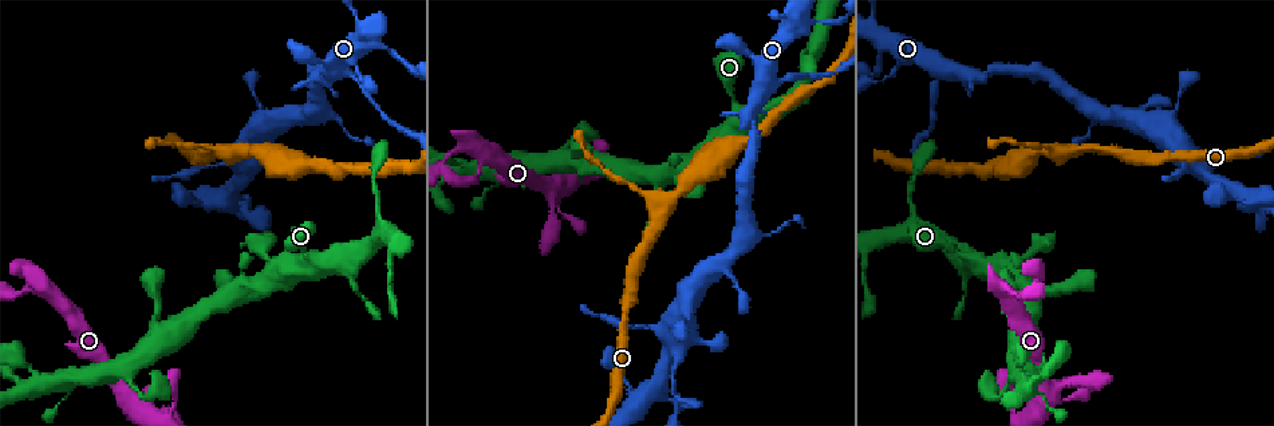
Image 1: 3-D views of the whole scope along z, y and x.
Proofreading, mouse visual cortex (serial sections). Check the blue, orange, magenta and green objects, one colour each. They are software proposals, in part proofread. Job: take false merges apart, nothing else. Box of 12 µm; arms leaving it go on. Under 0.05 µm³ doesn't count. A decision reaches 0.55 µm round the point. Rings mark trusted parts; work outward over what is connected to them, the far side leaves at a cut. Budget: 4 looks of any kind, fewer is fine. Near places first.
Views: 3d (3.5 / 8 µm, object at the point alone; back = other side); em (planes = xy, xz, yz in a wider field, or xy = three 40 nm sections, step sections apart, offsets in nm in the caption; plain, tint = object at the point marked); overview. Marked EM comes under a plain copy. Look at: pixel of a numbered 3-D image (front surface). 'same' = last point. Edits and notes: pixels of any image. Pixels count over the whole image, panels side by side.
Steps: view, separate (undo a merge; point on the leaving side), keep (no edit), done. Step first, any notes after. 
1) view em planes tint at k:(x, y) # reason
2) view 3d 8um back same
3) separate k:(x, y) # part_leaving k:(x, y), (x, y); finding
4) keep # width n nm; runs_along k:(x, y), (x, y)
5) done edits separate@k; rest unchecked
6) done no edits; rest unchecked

view 3d 3.5um back at 1:(1093, 149) # arms run side by side

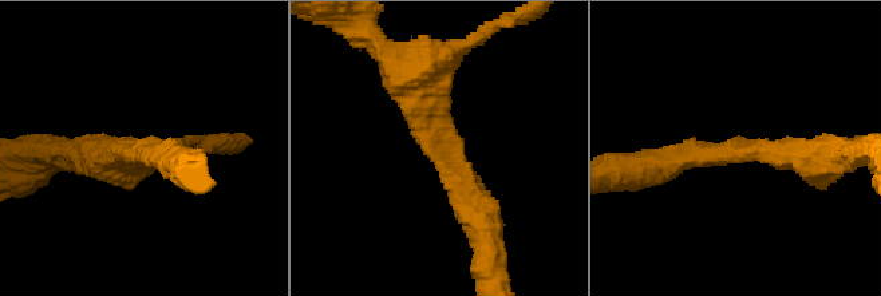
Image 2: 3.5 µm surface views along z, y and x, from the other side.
view em xy step 3 tint at 2:(138, 151) # arms 3; arm_widths 250, 250, 300 nm

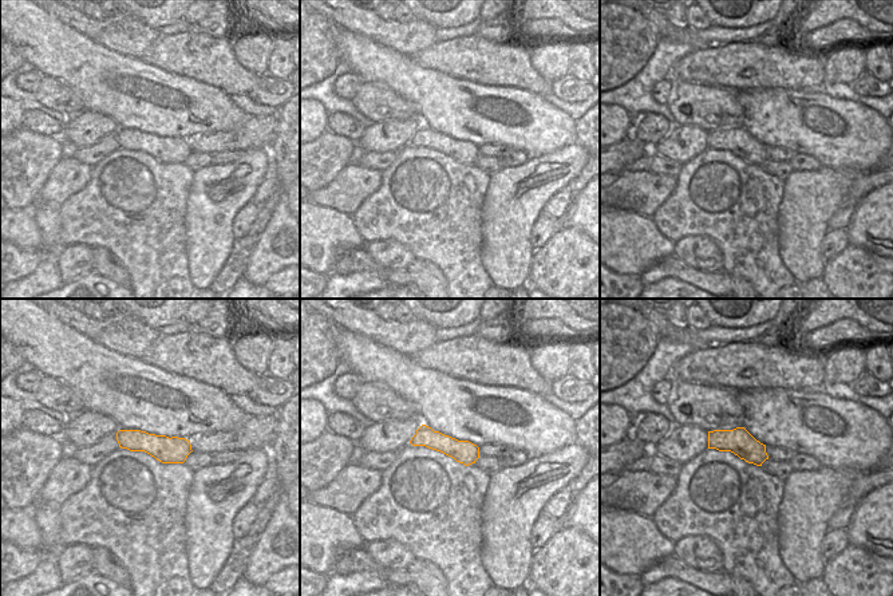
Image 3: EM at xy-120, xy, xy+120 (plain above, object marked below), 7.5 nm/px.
keep # runs_along 2:(485, 229), (403, 78); all the same cell

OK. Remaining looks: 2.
view 3d 3.5um at 1:(40, 386) # narrows sharply

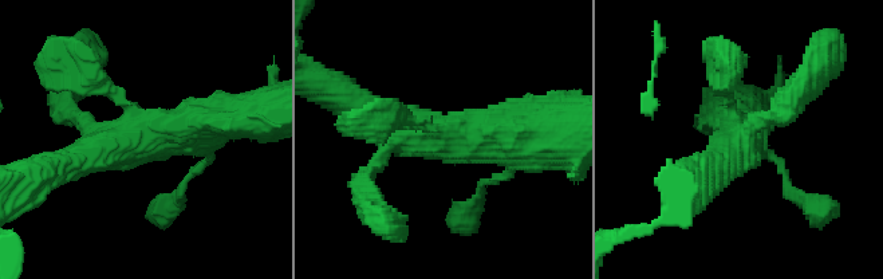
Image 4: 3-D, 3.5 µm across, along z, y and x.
view em xy step 5 tint at 4:(151, 136) # arms 3; arm_widths 150, 250, 500 nm

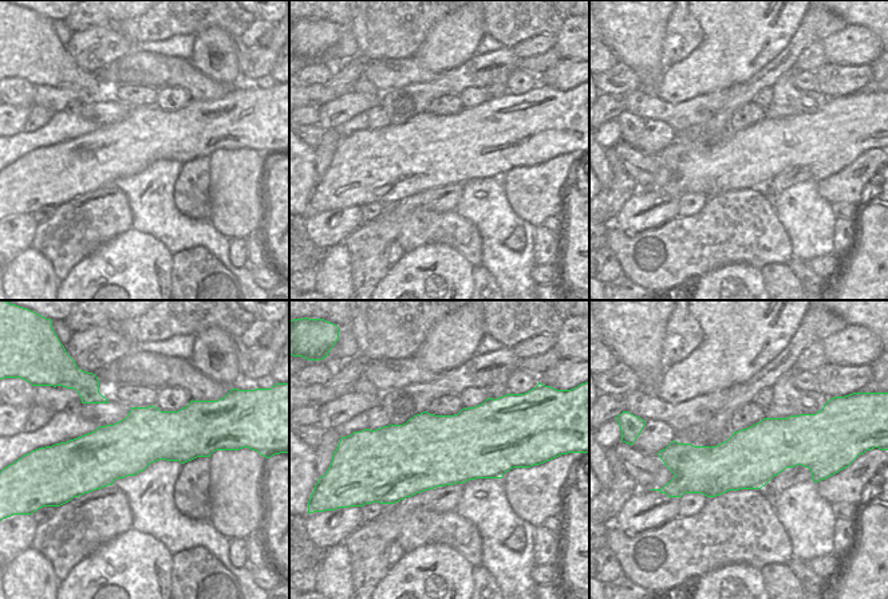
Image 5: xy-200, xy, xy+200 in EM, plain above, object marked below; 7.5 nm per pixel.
keep # runs_along 4:(537, 138), (401, 138), (381, 162); one cell here

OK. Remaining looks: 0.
done no edits; rest unchecked

